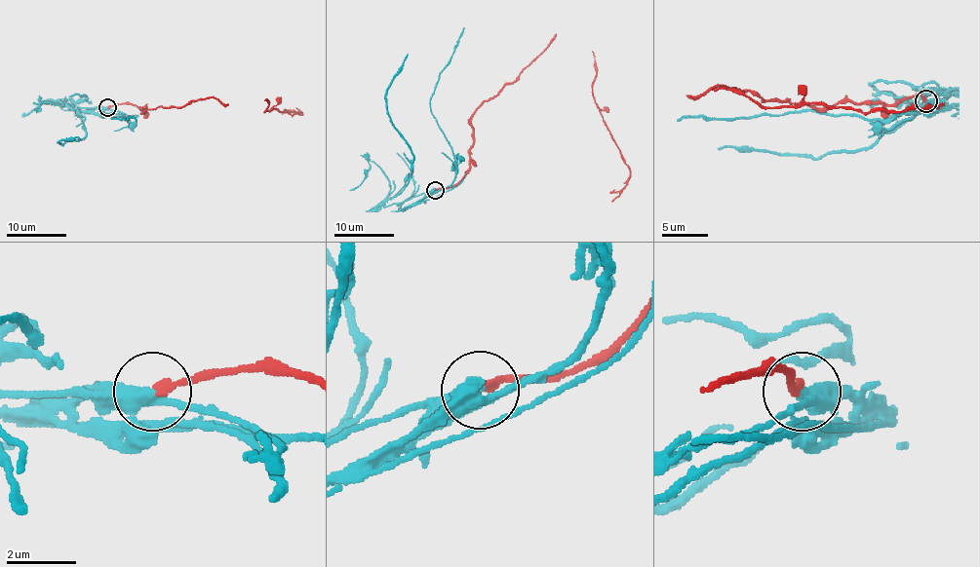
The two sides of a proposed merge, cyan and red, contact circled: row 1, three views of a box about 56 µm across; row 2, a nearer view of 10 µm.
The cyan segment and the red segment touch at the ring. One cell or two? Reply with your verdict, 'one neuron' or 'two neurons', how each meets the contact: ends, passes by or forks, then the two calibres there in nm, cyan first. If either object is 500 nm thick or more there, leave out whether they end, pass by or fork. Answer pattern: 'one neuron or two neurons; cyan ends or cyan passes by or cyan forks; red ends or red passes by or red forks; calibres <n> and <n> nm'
two neurons; cyan forks; red ends; calibres 280 and 180 nm

